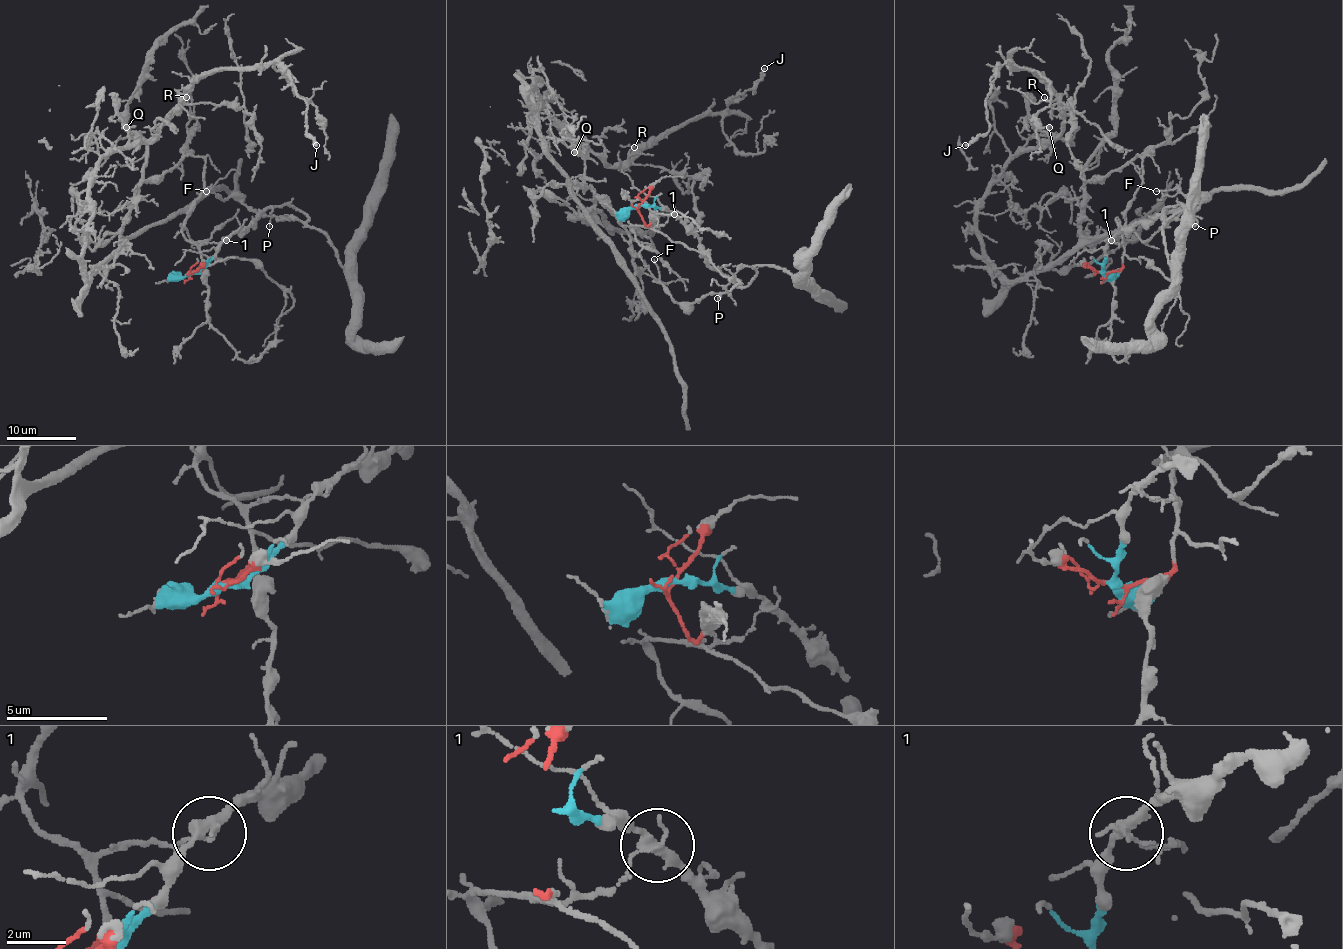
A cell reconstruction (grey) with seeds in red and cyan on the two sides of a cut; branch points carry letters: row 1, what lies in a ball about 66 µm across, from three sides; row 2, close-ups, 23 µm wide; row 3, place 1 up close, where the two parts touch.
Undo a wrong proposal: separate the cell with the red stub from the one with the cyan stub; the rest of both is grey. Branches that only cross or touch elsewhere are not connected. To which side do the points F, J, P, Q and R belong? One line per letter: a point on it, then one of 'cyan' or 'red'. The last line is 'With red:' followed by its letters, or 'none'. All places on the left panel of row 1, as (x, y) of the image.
F: at (206, 191); cyan
J: at (316, 145); red
P: at (269, 226); cyan
Q: at (126, 127); red
R: at (186, 97); red
With red: J, Q, R

